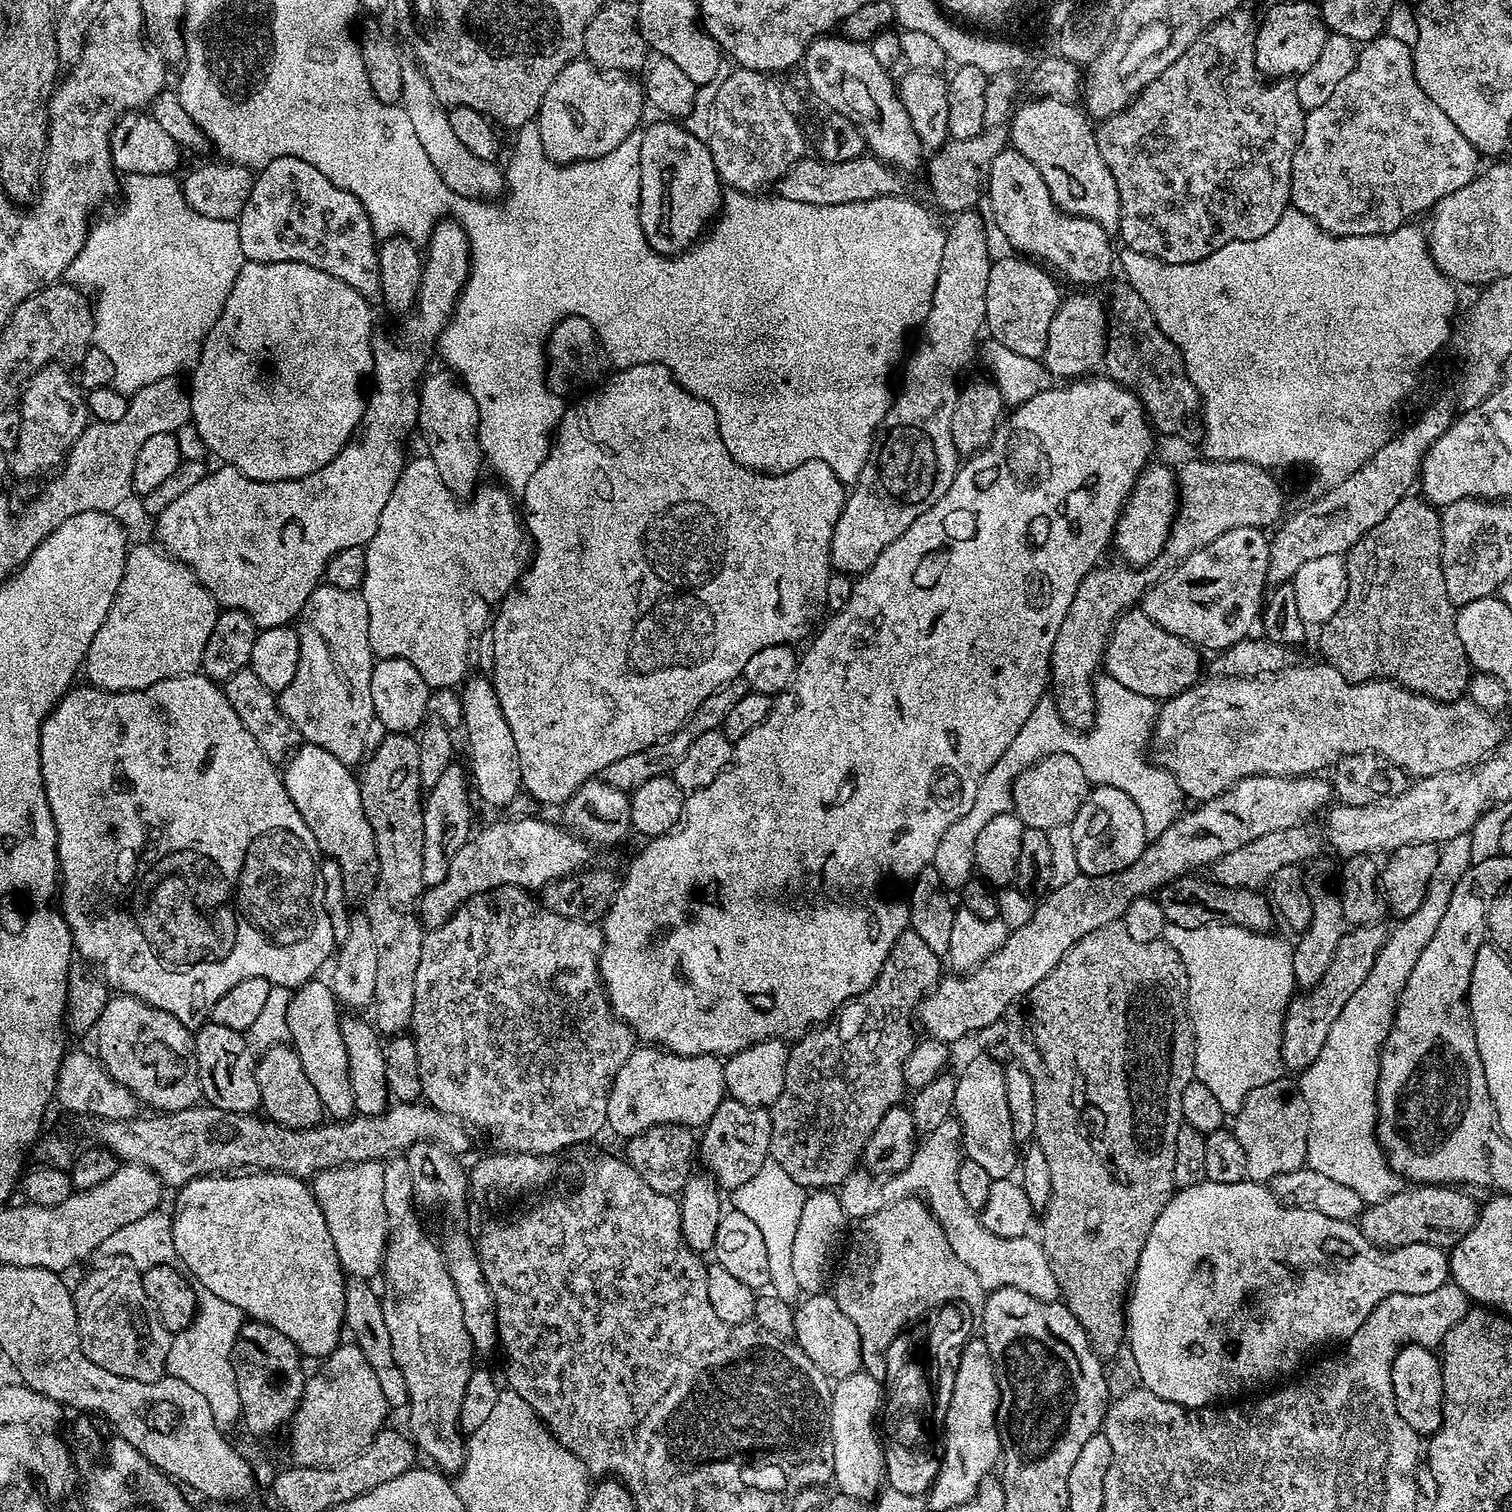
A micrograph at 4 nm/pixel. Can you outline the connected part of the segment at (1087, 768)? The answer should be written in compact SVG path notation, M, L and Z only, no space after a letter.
M1107 674L1097 675L1094 691L1098 701L1096 723L1087 731L1070 728L1066 722L1062 722L1055 699L1051 695L1045 694L1038 706L1034 706L1030 718L1026 718L1026 723L1022 725L1022 730L1018 730L1014 742L1010 742L1002 758L998 758L998 762L994 762L990 770L986 770L974 798L974 806L970 806L969 812L962 814L962 818L958 818L958 822L954 822L954 826L950 826L946 834L942 834L942 842L938 842L938 850L934 850L930 866L938 870L938 878L942 878L945 888L960 890L967 880L973 879L976 867L974 845L977 844L982 829L991 820L998 818L998 814L1013 811L1012 783L1043 756L1059 752L1070 754L1078 758L1089 785L1104 785L1125 791L1142 812L1145 834L1149 841L1157 840L1162 830L1170 830L1170 826L1181 816L1186 800L1174 774L1170 774L1165 768L1154 766L1153 761L1146 758L1152 727L1156 724L1157 701L1142 694L1134 694L1134 690L1126 690L1122 682L1114 682L1114 678Z

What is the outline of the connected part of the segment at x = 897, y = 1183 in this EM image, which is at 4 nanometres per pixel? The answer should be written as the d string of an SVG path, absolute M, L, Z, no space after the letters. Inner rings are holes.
M949 1118L917 1143L915 1154L906 1168L898 1174L874 1178L867 1170L851 1172L838 1188L845 1217L852 1219L853 1216L853 1221L859 1222L893 1200L915 1196L927 1204L942 1226L942 1234L946 1234L946 1242L950 1242L950 1250L954 1250L958 1259L970 1266L970 1270L974 1270L978 1282L982 1282L986 1290L1013 1288L1022 1290L1022 1294L1030 1294L1030 1298L1059 1301L1062 1293L1039 1239L1031 1235L998 1238L998 1234L990 1234L990 1230L982 1226L977 1209L966 1206L966 1198L962 1198L958 1186L958 1166L961 1159L960 1121Z

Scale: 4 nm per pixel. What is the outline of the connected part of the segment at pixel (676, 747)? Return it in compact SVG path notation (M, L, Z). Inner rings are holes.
M743 678L726 682L714 694L710 694L710 698L706 698L706 702L702 702L702 706L698 706L698 710L694 710L692 717L679 730L671 732L664 740L654 742L634 754L626 754L626 758L618 758L618 762L606 766L606 770L602 773L603 780L610 786L631 794L638 786L643 786L645 782L650 782L650 778L671 774L674 766L678 766L678 762L682 762L682 754L686 754L686 750L690 750L690 745L693 744L694 738L698 738L698 734L717 731L723 725L726 714L730 714L730 709L749 690L749 686Z

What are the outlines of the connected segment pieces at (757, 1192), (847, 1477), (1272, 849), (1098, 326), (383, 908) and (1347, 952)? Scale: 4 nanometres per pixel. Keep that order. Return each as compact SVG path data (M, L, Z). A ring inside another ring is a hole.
M766 1162L750 1182L738 1186L731 1193L731 1207L735 1211L746 1214L762 1230L762 1243L766 1245L766 1263L770 1266L768 1279L771 1291L778 1298L789 1302L795 1301L801 1295L798 1282L794 1279L794 1265L790 1254L794 1254L794 1233L798 1230L798 1218L802 1216L802 1206L806 1190L782 1170L782 1166Z
M858 1371L846 1378L835 1381L832 1388L832 1401L828 1407L828 1429L832 1435L832 1449L834 1450L834 1470L832 1480L837 1484L843 1495L855 1500L873 1501L882 1491L886 1480L884 1471L884 1448L878 1428L872 1425L872 1419L877 1419L882 1408L882 1384L866 1371Z
M1308 826L1274 830L1270 834L1262 834L1262 838L1254 838L1254 842L1246 842L1246 846L1241 846L1239 850L1230 850L1230 854L1222 854L1222 858L1218 858L1210 866L1210 876L1224 886L1264 890L1277 870L1291 864L1303 865L1304 860L1315 854L1319 844L1319 838Z
M1076 290L1073 296L1065 295L1054 314L1054 322L1050 322L1050 334L1046 338L1046 350L1042 359L1053 377L1080 378L1091 373L1095 369L1092 367L1095 364L1097 367L1103 361L1106 341L1110 336L1110 316L1101 297L1099 300L1084 292L1087 291Z
M388 734L376 748L376 753L367 757L363 765L364 776L359 777L362 806L370 826L374 830L380 880L368 899L363 901L362 911L370 918L370 930L378 950L378 971L374 981L374 1027L377 1033L404 1034L409 1031L414 1014L414 978L418 974L418 958L422 958L422 942L426 935L418 915L420 897L424 894L422 882L422 838L424 837L424 805L419 778L417 737L412 734Z
M1383 923L1367 926L1352 926L1347 929L1338 942L1338 950L1334 950L1334 958L1330 958L1330 967L1322 974L1314 987L1293 995L1288 1004L1288 1012L1284 1016L1284 1033L1282 1034L1282 1058L1285 1069L1303 1073L1322 1054L1322 1046L1326 1046L1326 1038L1332 1035L1332 1027L1336 1025L1338 1014L1342 1014L1342 1006L1350 1002L1354 990L1366 982L1374 958L1378 958L1378 950L1382 950L1386 928Z

